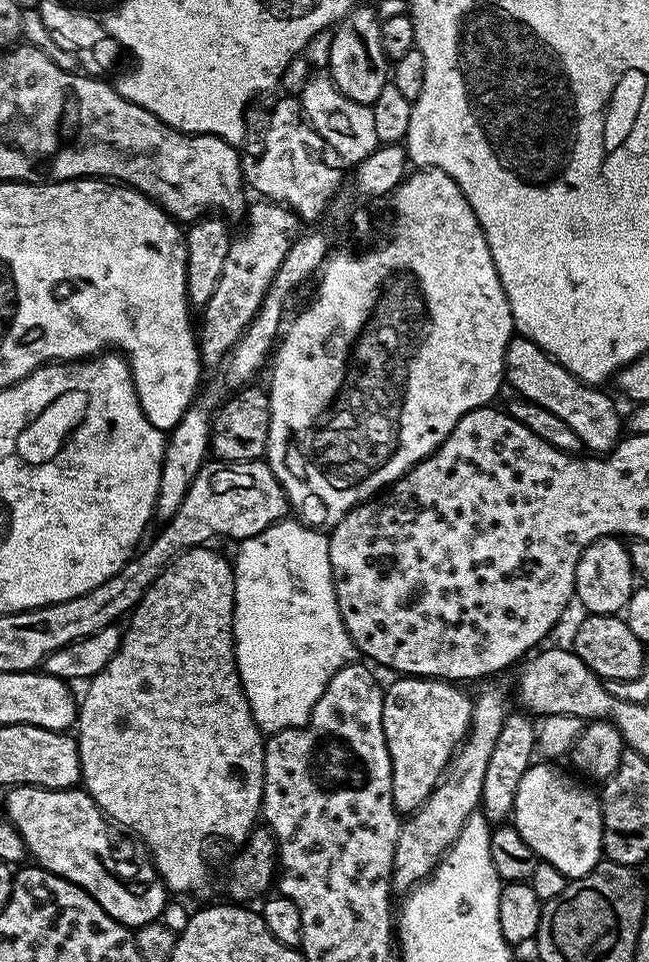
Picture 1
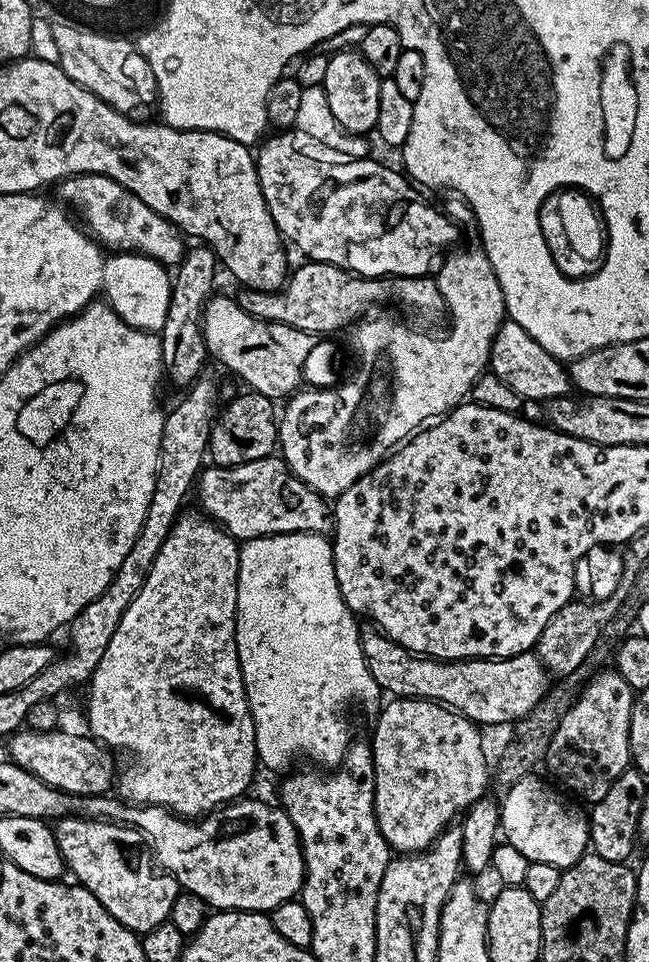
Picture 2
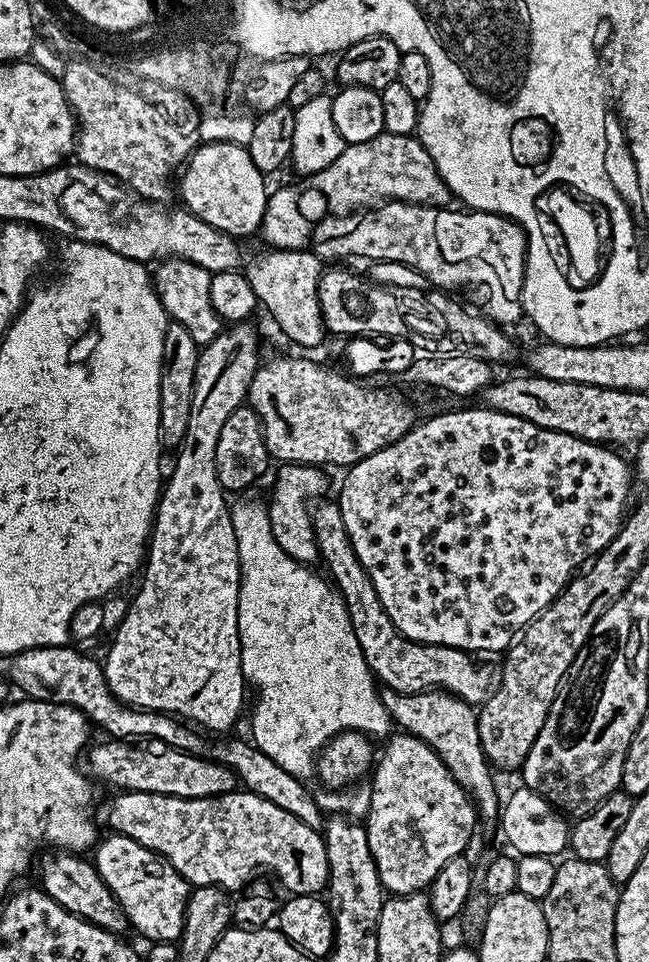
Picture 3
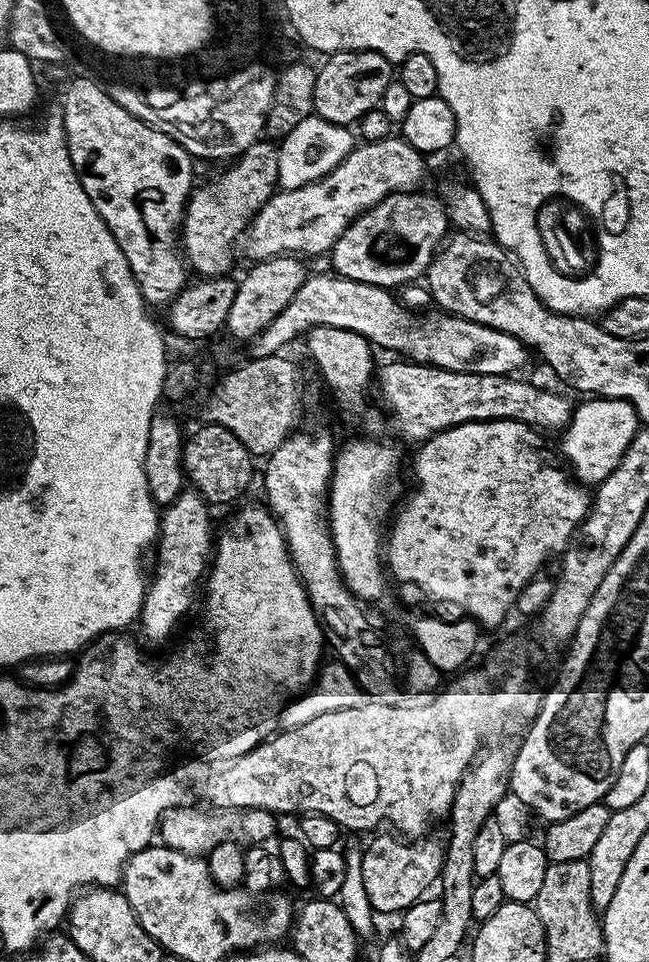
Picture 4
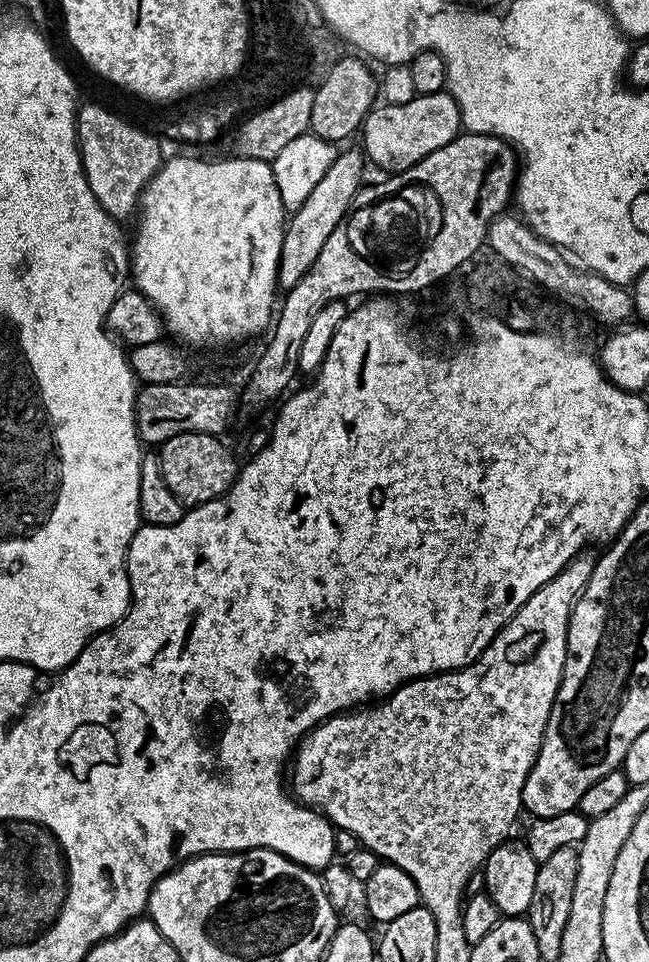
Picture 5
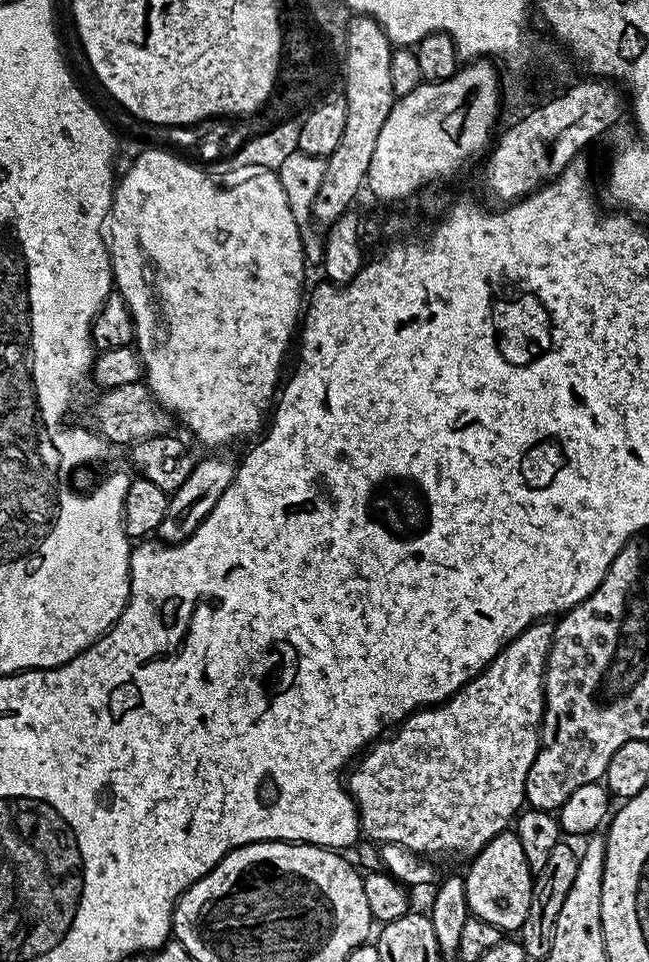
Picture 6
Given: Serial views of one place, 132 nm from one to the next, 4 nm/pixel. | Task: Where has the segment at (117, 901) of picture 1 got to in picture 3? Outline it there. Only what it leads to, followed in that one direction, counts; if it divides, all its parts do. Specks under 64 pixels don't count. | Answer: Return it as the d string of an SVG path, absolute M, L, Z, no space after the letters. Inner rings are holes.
M108 834L95 845L94 863L102 882L110 886L114 898L122 906L122 910L128 915L128 923L133 929L137 928L148 942L176 942L179 941L180 931L186 928L186 913L188 911L188 898L190 885L187 880L170 866L163 856L152 852L146 846L142 846L134 838L123 834Z

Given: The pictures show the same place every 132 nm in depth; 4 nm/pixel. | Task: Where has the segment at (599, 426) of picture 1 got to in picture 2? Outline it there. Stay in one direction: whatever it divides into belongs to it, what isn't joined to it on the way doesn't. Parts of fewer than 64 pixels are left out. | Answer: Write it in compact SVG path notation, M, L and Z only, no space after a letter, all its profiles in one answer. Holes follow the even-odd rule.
M505 319L498 334L494 334L488 368L498 378L502 378L502 382L506 382L509 390L518 394L521 401L547 402L569 395L570 392L567 367L542 346L538 346L538 342L534 342L534 338L530 338L530 334L518 326L518 322L510 319Z

